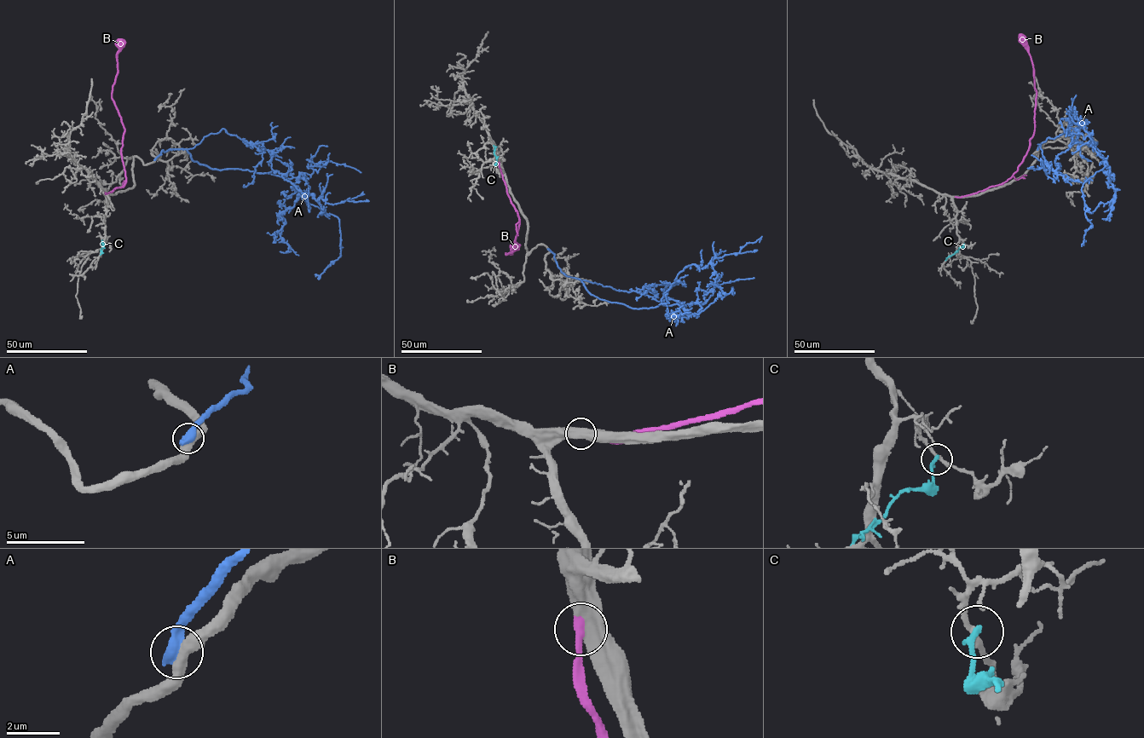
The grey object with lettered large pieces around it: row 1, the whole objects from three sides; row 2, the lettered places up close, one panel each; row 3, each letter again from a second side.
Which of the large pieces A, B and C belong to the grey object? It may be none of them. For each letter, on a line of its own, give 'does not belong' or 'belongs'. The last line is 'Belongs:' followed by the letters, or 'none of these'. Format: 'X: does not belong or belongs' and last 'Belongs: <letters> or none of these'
A: does not belong
B: belongs
C: does not belong
Belongs: B

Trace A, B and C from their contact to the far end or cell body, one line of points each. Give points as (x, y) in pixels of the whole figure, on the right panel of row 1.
A: (1037, 149), (1066, 132), (1089, 146), (1096, 142), (1093, 146), (1106, 166), (1082, 188), (1091, 223), (1086, 241)
B: (956, 196), (1006, 181), (1028, 150), (1034, 131), (1036, 89), (1029, 49), (1019, 34)
C: (963, 244), (944, 260)

